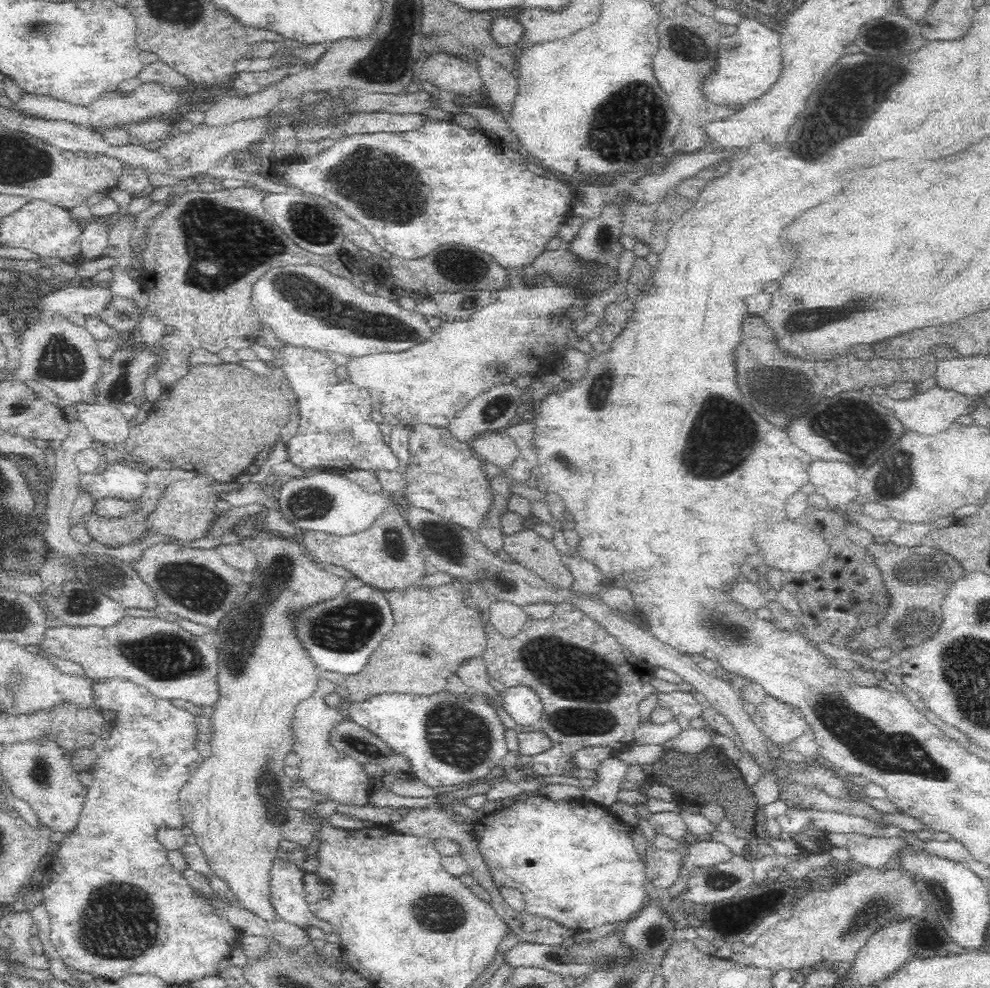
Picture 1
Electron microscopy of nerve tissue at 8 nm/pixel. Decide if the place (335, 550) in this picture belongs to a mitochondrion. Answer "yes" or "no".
no

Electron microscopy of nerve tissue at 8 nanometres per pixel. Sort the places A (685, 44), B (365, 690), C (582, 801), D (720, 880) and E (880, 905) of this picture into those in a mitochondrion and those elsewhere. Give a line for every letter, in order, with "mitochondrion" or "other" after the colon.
A: mitochondrion
B: other
C: other
D: mitochondrion
E: mitochondrion

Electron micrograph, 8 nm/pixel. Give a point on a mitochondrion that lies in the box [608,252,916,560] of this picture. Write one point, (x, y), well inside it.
(722, 436)

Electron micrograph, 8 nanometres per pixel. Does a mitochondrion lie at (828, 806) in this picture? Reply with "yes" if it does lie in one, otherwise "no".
no

